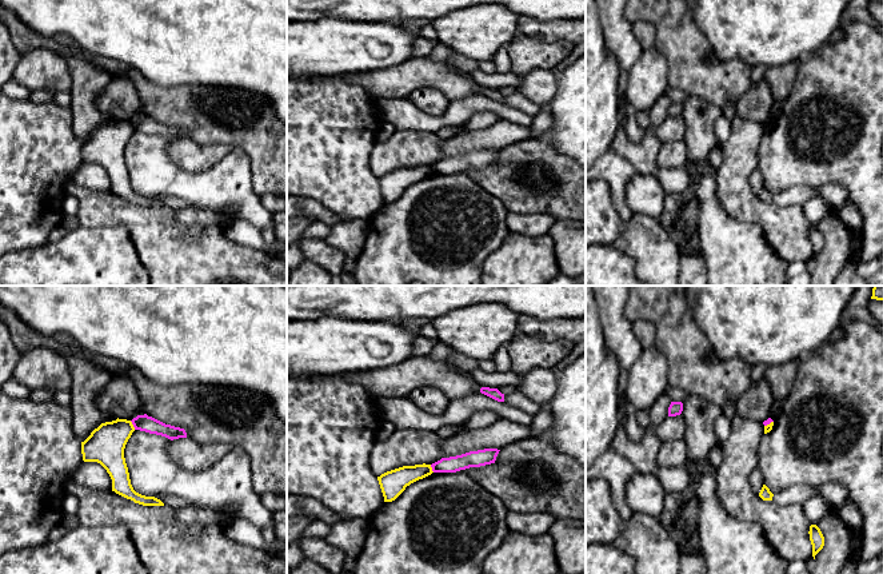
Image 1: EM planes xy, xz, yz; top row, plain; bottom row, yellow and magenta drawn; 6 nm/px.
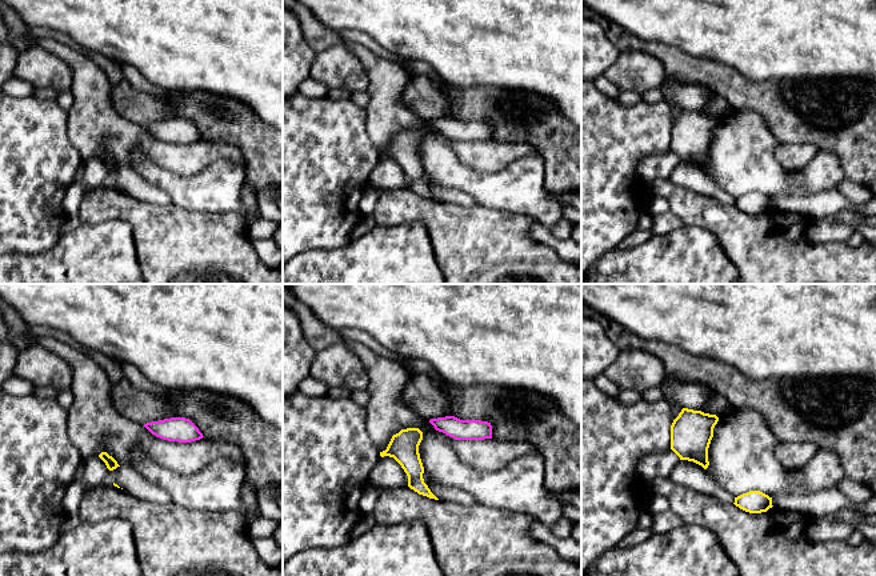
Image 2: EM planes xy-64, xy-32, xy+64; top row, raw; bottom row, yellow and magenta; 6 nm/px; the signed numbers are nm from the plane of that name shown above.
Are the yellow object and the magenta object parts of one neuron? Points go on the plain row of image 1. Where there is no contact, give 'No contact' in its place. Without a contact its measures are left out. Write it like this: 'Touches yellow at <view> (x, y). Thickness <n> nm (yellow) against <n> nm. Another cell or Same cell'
Touches yellow at xy (132, 126). Thickness 220 nm (yellow) against 100 nm. Another cell

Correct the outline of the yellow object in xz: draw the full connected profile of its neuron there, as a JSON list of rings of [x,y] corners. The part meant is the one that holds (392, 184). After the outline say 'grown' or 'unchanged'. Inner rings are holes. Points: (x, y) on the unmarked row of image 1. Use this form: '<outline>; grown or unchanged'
[[[415,166],[415,167],[403,167],[391,172],[387,172],[377,178],[384,203],[395,202],[407,187],[411,184],[423,180],[431,176],[431,166]]]; unchanged

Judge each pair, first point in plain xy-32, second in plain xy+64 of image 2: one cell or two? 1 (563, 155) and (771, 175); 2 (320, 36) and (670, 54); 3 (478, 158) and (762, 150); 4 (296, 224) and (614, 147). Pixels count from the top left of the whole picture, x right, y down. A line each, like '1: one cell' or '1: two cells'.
1: two cells
2: one cell
3: two cells
4: one cell

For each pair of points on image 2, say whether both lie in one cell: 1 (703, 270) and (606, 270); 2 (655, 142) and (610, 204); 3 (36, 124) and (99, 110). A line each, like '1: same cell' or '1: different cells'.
1: same cell
2: same cell
3: different cells

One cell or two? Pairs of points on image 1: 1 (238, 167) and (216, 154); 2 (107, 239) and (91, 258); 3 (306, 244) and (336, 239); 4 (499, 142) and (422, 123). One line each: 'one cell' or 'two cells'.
1: two cells
2: one cell
3: two cells
4: two cells

